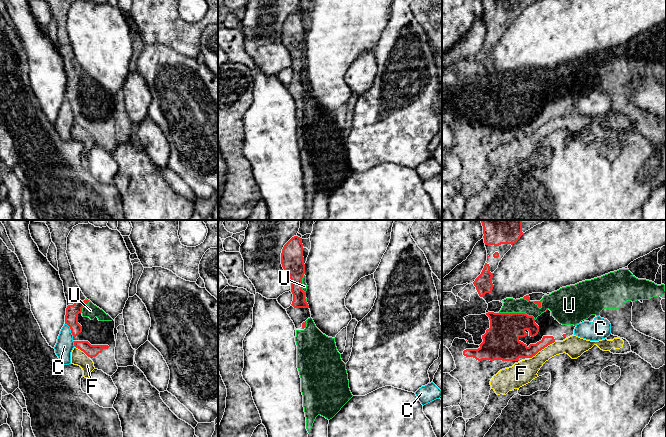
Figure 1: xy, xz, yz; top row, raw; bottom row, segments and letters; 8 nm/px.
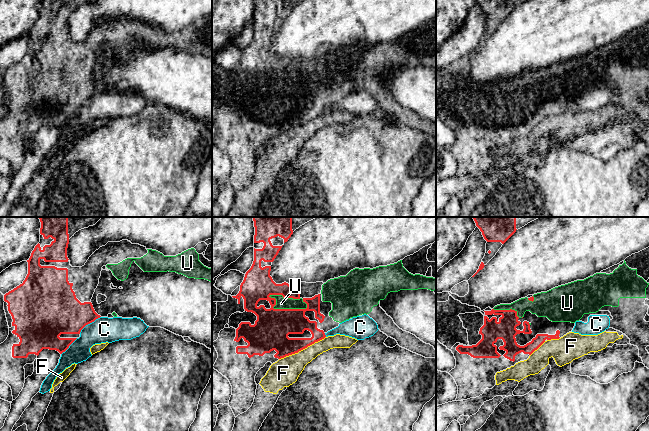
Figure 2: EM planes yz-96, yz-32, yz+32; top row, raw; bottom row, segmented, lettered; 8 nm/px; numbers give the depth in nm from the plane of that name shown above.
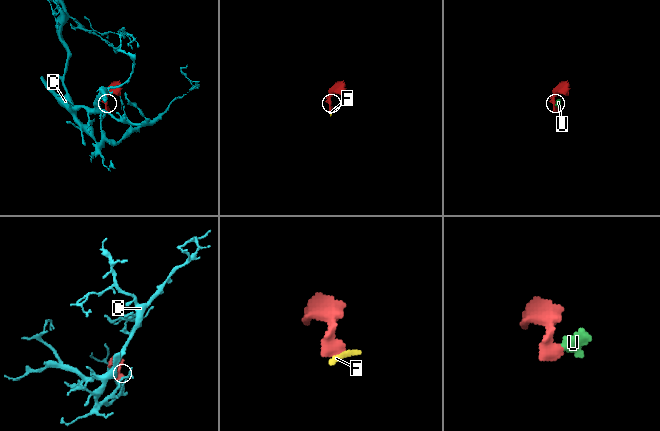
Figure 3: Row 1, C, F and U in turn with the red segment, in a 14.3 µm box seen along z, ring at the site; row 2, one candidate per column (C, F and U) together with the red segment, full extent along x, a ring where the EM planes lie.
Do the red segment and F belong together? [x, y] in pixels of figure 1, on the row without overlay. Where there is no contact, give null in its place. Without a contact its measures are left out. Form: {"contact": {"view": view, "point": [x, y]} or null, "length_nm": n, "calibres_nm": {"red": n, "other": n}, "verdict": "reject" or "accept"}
{"contact": {"view": "yz", "point": [542, 124]}, "length_nm": 260, "calibres_nm": {"red": 190, "other": 190}, "verdict": "reject"}

